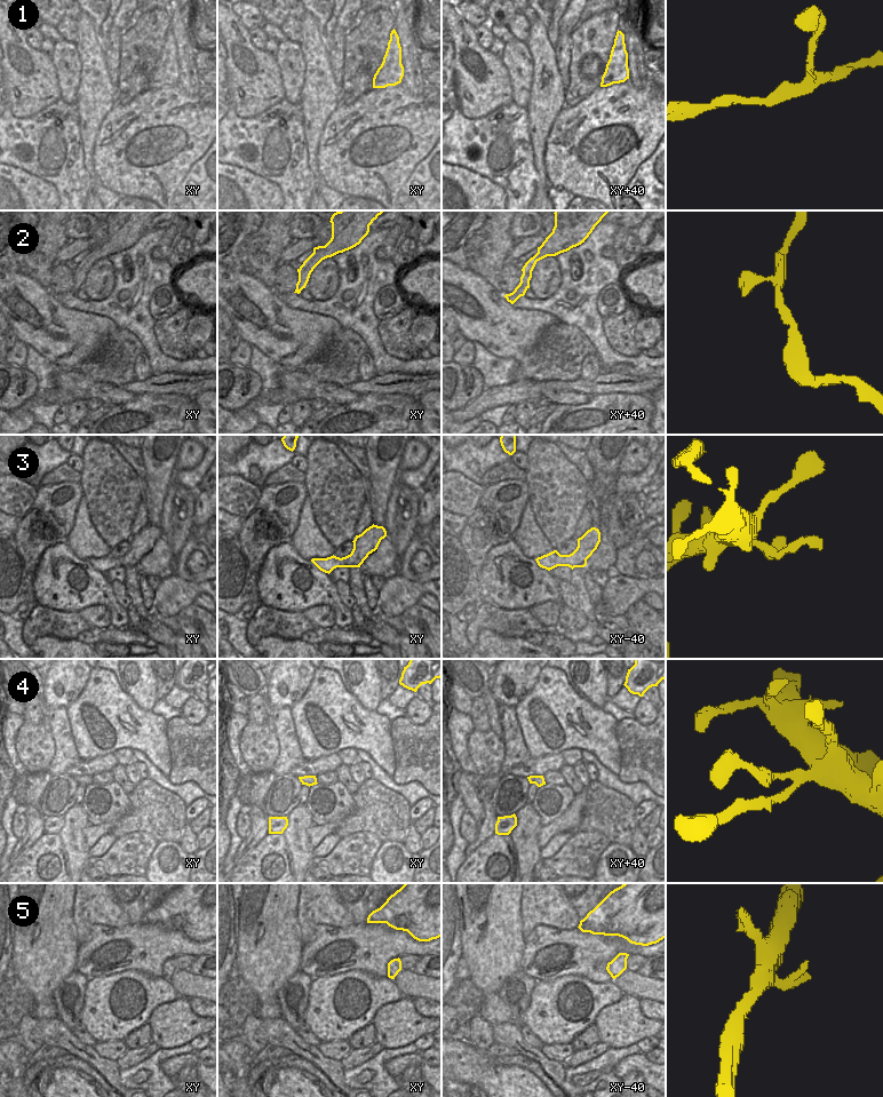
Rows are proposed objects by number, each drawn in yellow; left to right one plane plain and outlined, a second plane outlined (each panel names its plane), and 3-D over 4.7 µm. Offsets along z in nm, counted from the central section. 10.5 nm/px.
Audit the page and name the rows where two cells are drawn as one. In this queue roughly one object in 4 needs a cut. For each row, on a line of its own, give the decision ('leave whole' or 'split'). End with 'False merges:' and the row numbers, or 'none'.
1: leave whole
2: leave whole
3: leave whole
4: leave whole
5: leave whole
False merges: none

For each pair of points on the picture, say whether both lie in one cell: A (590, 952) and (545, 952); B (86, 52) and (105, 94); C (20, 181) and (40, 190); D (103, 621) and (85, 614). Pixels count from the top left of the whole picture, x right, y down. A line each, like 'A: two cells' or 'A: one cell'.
A: one cell
B: one cell
C: one cell
D: one cell

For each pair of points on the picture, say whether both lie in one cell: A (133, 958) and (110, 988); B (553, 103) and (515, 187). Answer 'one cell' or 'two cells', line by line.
A: two cells
B: two cells

